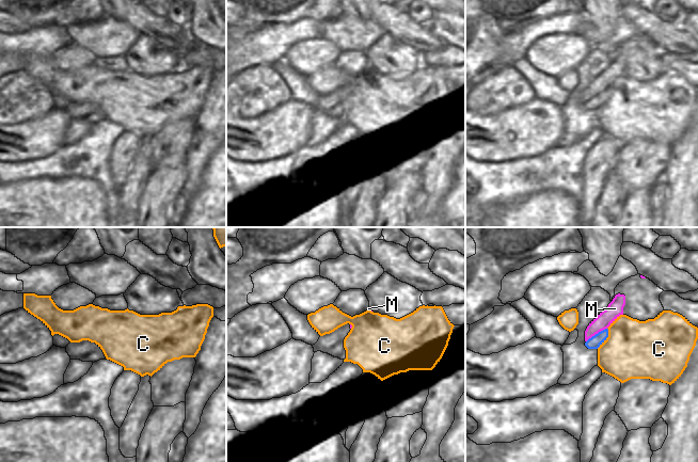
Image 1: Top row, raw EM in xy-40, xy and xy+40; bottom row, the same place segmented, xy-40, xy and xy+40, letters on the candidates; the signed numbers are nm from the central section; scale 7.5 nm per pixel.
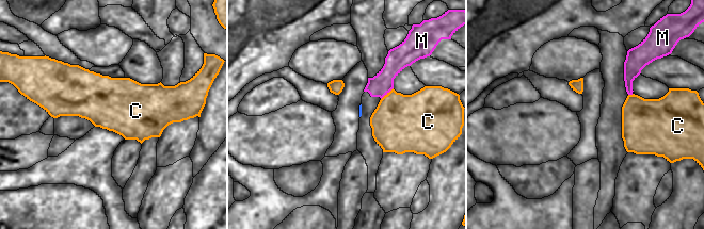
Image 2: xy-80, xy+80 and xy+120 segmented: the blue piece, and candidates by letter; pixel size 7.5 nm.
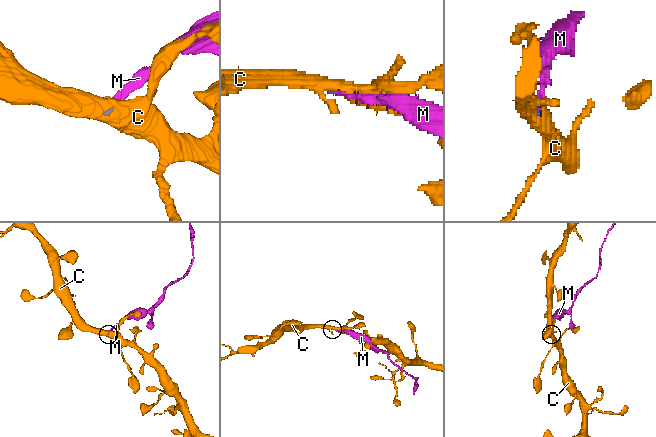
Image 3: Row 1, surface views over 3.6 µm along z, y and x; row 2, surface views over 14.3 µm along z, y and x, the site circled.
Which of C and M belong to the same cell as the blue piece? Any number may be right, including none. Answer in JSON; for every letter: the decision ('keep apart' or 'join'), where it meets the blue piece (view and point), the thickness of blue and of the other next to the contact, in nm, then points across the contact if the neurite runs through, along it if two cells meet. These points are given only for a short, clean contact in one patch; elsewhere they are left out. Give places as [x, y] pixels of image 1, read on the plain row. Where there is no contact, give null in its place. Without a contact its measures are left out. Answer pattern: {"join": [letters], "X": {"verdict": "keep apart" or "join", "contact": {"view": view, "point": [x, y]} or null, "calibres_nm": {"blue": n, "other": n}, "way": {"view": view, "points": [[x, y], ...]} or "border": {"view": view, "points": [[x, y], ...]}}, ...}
{"join": ["M"], "C": {"verdict": "keep apart", "contact": {"view": "xy+40", "point": [606, 98]}, "calibres_nm": {"blue": 90, "other": 440}, "border": {"view": "xy+40", "points": [[607, 89], [607, 98], [597, 109]]}}, "M": {"verdict": "join", "contact": {"view": "xy+40", "point": [596, 95]}, "calibres_nm": {"blue": 90, "other": 120}, "way": {"view": "xy+40", "points": [[593, 104], [596, 95], [601, 83], [615, 69]]}}}

